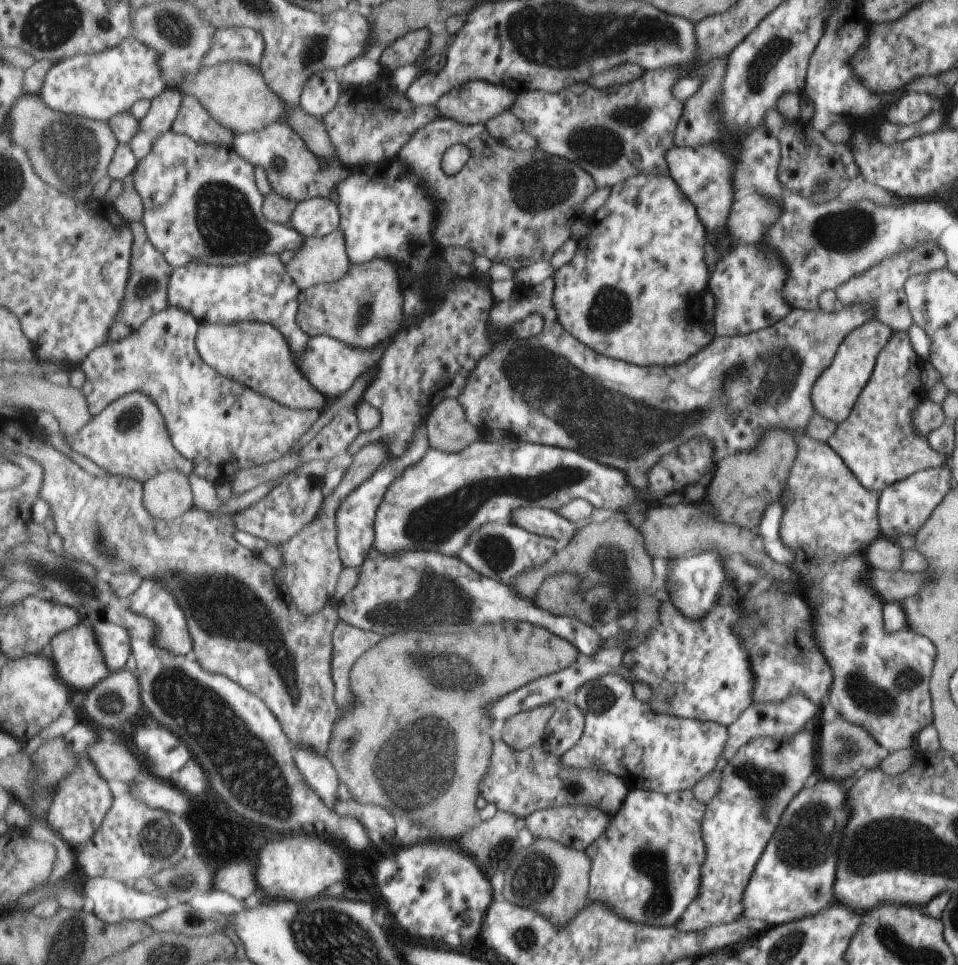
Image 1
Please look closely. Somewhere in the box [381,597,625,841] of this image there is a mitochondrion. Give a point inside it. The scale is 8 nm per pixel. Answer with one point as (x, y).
(420, 663)

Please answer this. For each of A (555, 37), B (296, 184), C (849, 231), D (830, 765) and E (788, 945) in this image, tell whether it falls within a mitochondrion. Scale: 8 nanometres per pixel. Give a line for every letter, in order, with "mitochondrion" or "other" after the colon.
A: mitochondrion
B: other
C: mitochondrion
D: mitochondrion
E: mitochondrion

